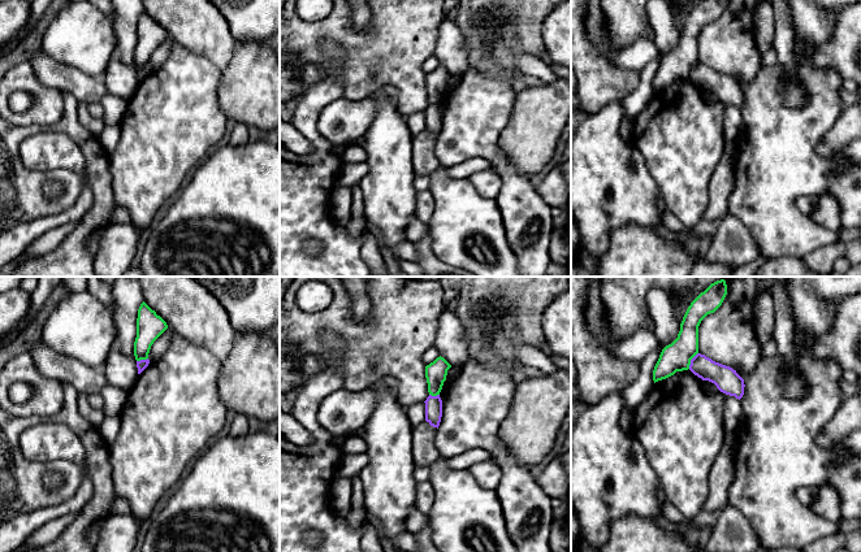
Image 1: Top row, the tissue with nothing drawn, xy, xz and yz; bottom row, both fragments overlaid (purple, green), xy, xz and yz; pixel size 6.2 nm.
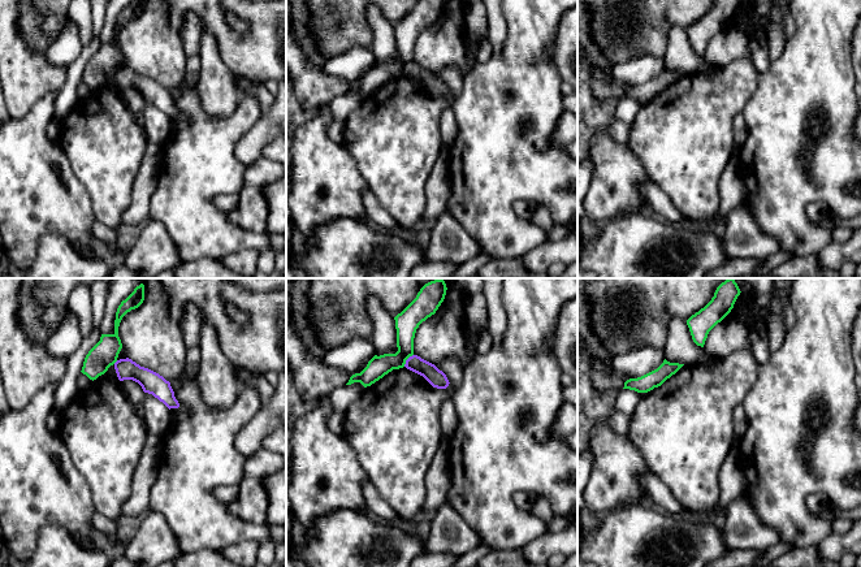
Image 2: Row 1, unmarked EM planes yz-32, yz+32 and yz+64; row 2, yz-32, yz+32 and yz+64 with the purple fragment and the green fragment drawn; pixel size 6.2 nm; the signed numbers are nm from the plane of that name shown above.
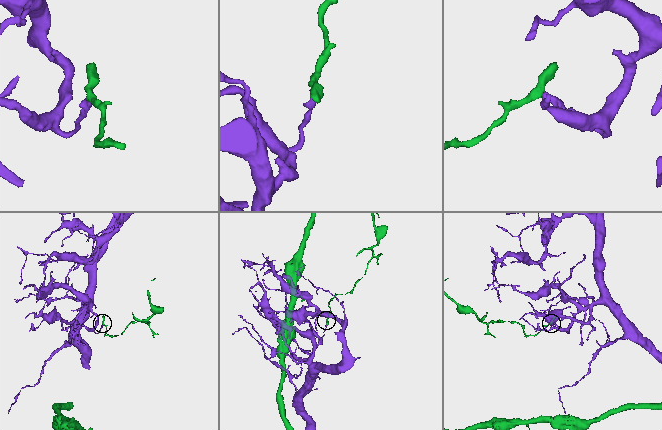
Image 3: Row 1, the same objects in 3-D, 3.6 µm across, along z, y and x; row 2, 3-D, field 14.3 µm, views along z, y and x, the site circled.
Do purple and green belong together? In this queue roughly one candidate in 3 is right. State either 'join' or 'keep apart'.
keep apart

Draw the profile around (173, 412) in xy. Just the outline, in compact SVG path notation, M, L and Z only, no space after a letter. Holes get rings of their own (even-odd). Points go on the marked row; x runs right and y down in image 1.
M172 331L166 352L138 375L127 390L120 414L121 429L109 444L114 492L130 505L130 514L143 521L155 513L161 496L177 487L186 469L215 440L226 422L217 379L222 362L208 349Z

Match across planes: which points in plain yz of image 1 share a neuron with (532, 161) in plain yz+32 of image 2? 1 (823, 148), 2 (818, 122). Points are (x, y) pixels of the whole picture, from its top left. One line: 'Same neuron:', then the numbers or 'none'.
Same neuron: 2

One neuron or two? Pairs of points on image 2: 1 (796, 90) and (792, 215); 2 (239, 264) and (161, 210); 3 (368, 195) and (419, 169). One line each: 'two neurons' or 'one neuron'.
1: one neuron
2: two neurons
3: two neurons

